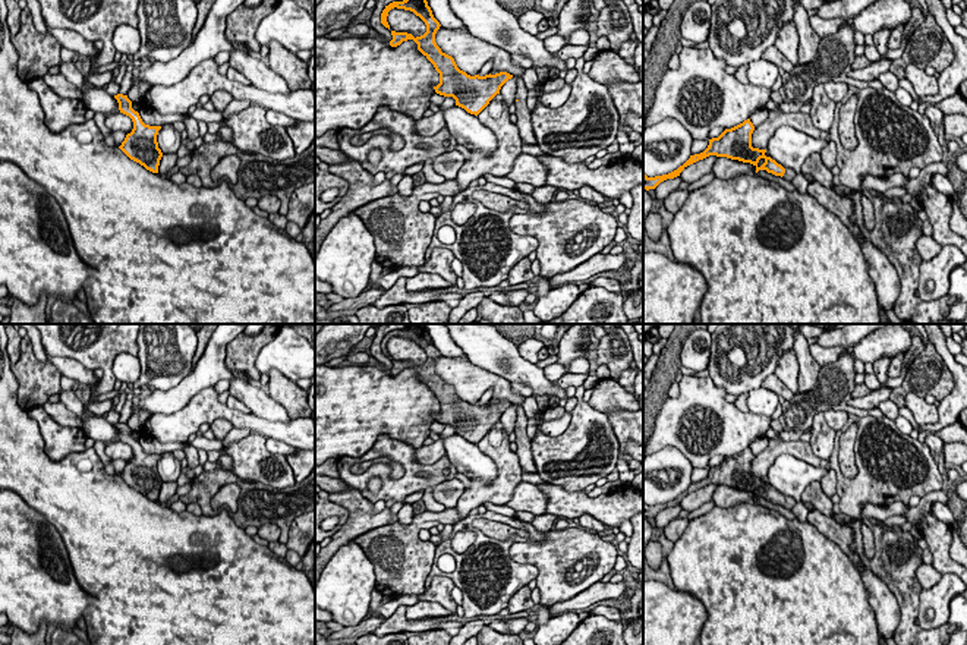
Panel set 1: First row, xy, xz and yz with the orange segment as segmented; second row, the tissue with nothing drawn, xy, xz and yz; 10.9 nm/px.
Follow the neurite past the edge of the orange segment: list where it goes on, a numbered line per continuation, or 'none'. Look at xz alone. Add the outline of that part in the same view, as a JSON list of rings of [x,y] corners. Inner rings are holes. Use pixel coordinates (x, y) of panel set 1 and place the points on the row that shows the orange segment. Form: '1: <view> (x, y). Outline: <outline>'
none

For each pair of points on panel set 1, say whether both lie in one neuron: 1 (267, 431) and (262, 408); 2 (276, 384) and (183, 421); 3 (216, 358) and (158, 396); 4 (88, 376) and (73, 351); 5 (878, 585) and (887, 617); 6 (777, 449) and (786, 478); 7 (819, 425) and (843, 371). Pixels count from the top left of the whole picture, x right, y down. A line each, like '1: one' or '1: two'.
1: two
2: two
3: one
4: two
5: one
6: two
7: two

